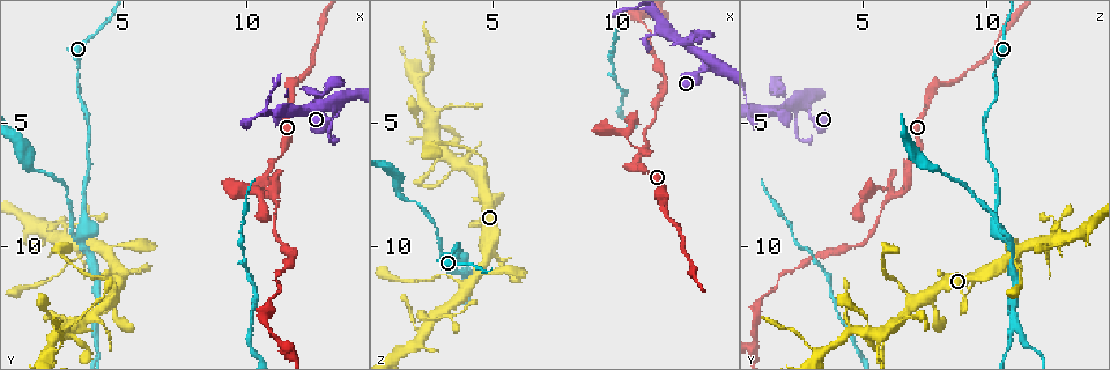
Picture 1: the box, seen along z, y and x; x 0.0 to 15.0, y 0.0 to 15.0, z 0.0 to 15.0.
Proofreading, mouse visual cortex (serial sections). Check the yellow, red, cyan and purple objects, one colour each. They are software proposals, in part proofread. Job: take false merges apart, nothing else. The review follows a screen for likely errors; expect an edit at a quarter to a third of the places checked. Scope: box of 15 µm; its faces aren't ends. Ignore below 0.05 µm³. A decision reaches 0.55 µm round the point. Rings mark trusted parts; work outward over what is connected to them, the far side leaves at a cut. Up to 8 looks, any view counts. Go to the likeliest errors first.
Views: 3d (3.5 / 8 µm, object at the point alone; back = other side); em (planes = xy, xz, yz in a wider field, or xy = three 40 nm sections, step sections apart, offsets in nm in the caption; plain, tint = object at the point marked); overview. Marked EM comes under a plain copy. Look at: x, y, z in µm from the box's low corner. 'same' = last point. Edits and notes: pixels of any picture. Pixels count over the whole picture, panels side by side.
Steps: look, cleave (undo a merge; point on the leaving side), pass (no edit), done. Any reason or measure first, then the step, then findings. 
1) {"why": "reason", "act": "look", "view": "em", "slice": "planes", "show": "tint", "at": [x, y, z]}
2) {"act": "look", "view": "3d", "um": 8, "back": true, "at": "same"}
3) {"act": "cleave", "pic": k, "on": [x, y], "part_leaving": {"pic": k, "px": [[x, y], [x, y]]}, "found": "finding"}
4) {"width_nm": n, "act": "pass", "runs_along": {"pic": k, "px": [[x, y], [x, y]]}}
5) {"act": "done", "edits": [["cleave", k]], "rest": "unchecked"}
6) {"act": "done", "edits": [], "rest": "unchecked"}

{"why": "narrows sharply", "act": "look", "view": "3d", "um": 3.5, "at": [11.0, 7.9, 6.2]}

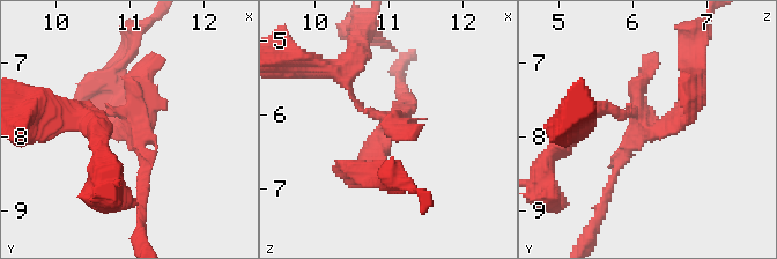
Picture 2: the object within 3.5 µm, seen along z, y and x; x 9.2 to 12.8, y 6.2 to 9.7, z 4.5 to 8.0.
{"why": "now the EM", "act": "look", "view": "em", "slice": "xy", "step": 3, "show": "tint", "at": [11.05, 7.90, 6.15]}

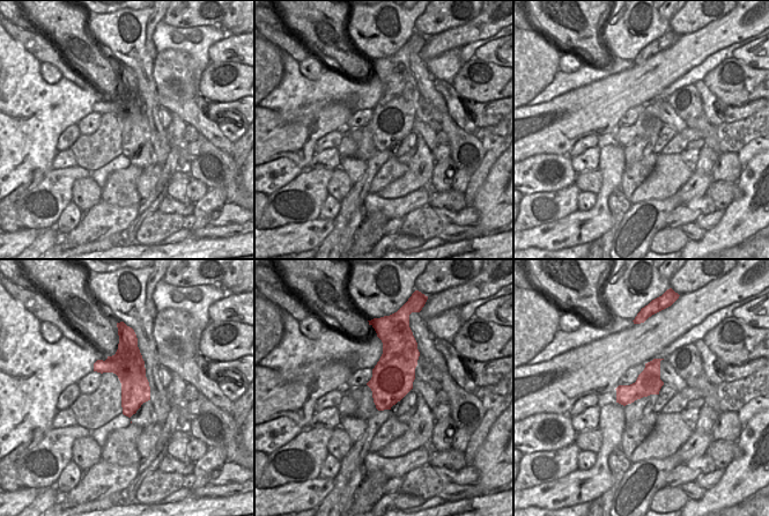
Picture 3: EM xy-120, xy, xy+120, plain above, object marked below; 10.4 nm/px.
{"width_nm": 440, "act": "pass", "runs_along": {"pic": 2, "px": [[693, 97], [678, 125], [639, 128], [611, 189]]}, "found": "one cell here"}

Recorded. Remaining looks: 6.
{"act": "look", "view": "3d", "um": 3.5, "at": [3.1, 9.8, 11.0]}

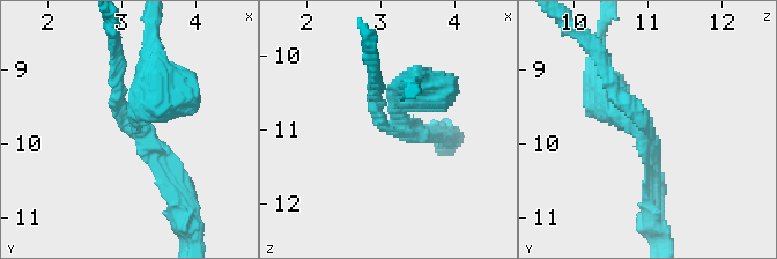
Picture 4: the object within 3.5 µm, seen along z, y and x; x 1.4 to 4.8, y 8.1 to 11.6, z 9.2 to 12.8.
{"arms": 3, "arm_widths_nm": [150, 200, 500], "act": "look", "view": "em", "slice": "xy", "step": 5, "show": "tint", "at": [3.20, 9.80, 10.90]}

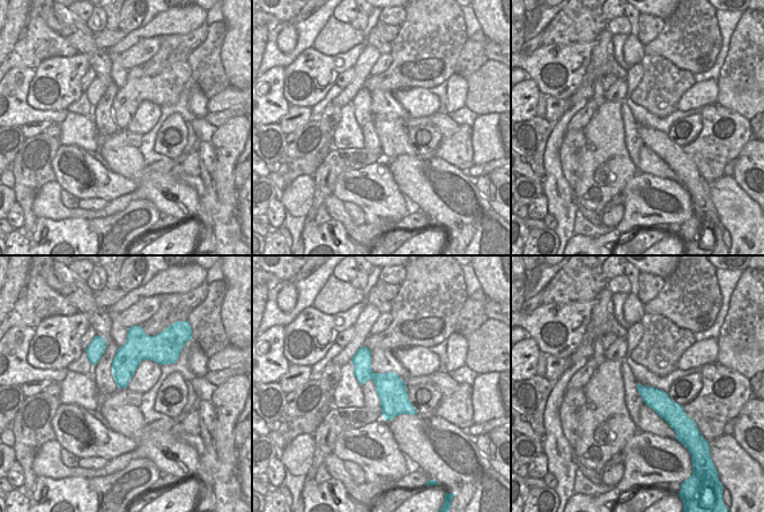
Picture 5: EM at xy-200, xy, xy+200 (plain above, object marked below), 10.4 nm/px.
{"act": "cleave", "pic": 4, "on": [115, 81], "part_leaving": {"pic": 4, "px": [[125, 119], [118, 112], [115, 35]]}, "found": "a second cell is stuck on"}

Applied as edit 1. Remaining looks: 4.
{"act": "look", "view": "overview"}

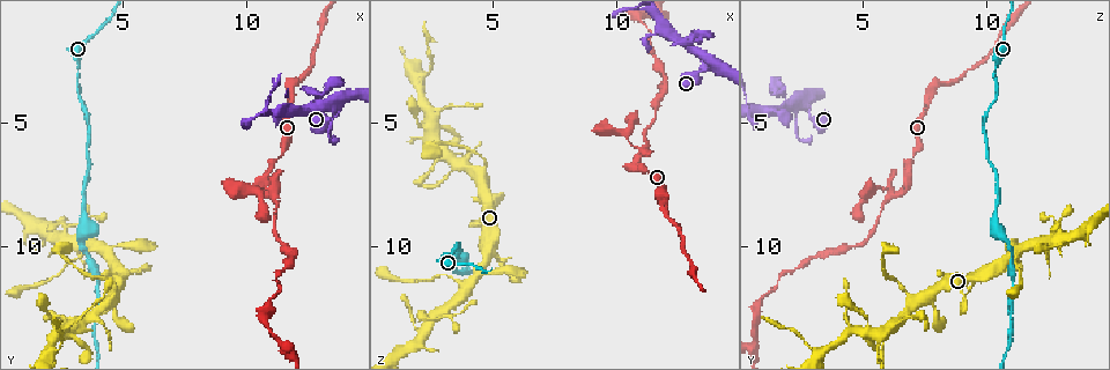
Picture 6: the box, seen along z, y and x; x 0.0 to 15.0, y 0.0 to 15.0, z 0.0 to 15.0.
{"why": "sharp bend", "act": "look", "view": "3d", "um": 3.5, "at": [13.0, 3.9, 1.9]}

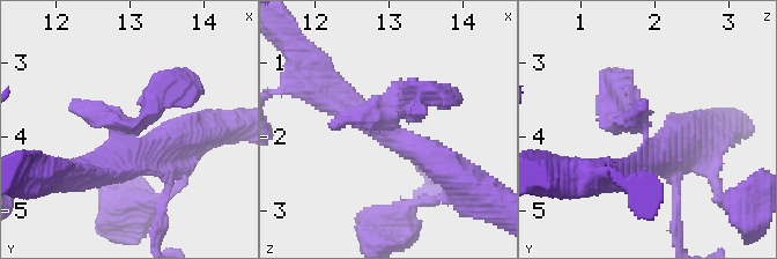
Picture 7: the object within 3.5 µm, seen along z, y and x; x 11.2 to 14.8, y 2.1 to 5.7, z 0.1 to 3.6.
{"act": "look", "view": "em", "slice": "xy", "step": 3, "show": "tint", "at": [13.05, 3.95, 1.85]}

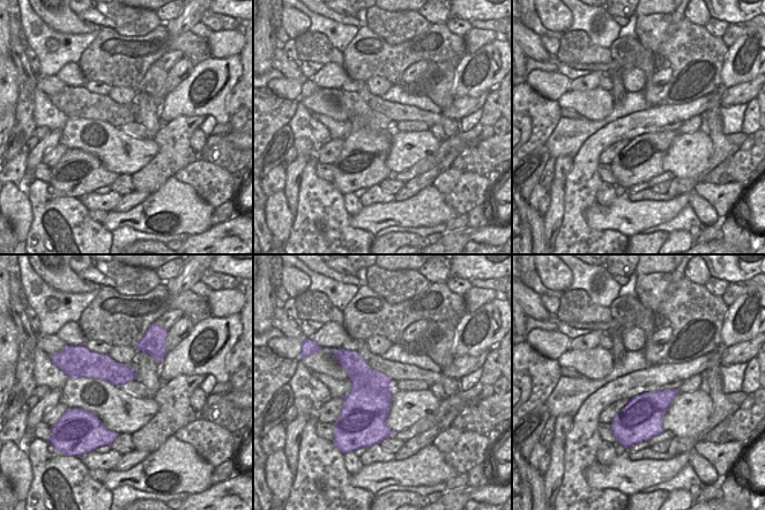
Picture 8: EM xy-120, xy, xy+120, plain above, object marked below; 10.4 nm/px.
{"act": "pass", "runs_along": {"pic": 7, "px": [[688, 140], [653, 148], [614, 116], [614, 87]]}, "found": "continuous, no second cell"}

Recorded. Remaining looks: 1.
{"act": "done", "edits": [["cleave", 4]], "rest": "unchecked"}

